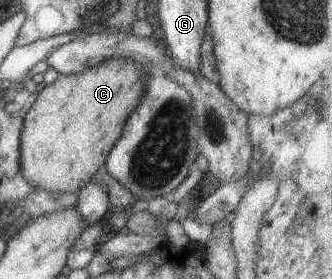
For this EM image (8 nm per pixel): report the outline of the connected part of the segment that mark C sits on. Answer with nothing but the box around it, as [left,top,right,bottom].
[20,60,148,194]

